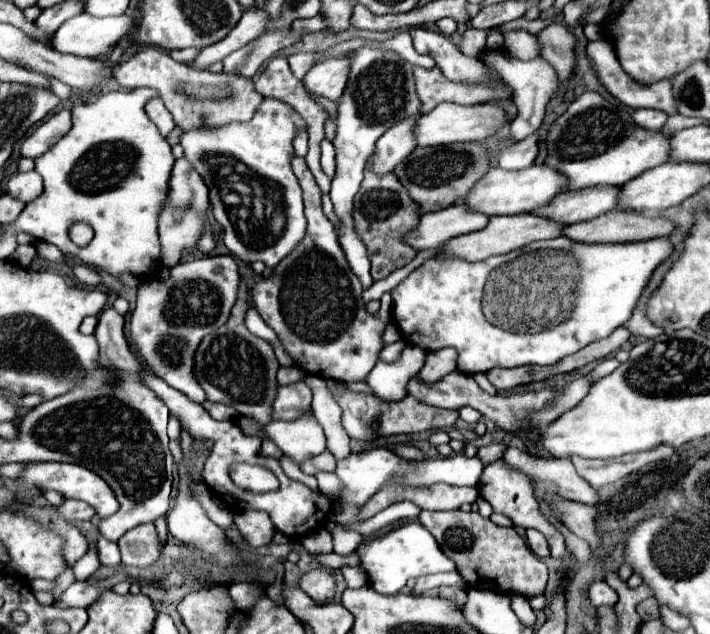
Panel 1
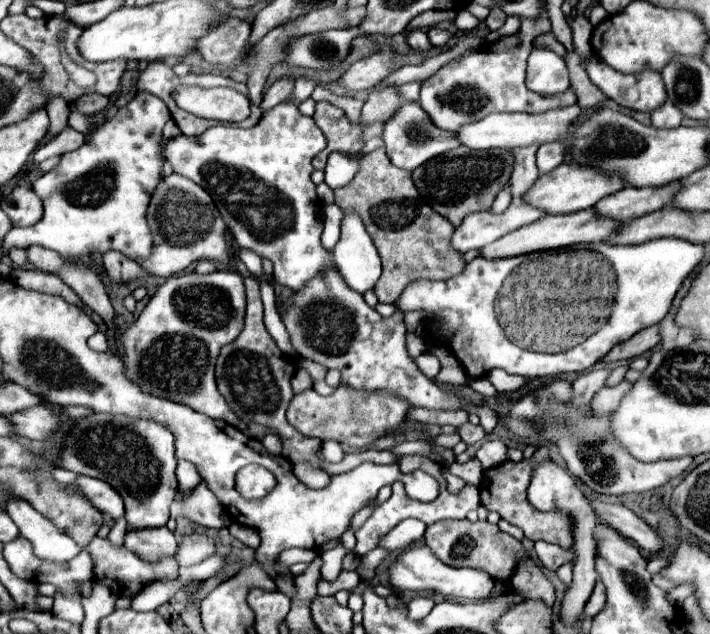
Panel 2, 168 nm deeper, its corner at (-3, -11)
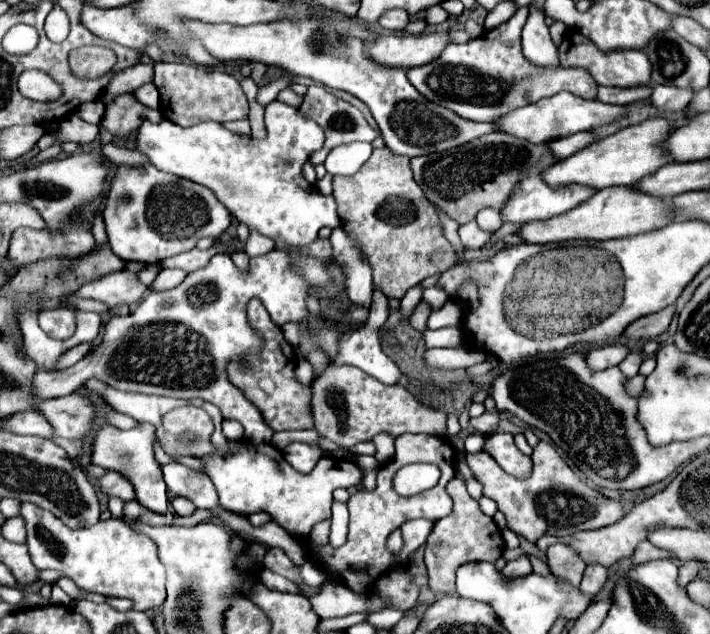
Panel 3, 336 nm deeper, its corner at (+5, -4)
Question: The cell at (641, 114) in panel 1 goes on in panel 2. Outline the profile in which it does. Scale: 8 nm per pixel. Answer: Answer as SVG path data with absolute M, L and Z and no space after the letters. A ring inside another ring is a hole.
M666 102L662 108L656 108L652 112L652 126L654 128L676 128L680 126L682 118L684 116L680 114L680 110L672 102Z

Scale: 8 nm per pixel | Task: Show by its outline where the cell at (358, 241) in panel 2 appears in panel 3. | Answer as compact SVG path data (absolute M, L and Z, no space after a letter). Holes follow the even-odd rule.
M336 227L330 235L330 243L334 247L334 259L344 267L346 277L346 295L352 305L370 309L372 305L372 271L368 261L362 257L360 249L350 241L342 227Z

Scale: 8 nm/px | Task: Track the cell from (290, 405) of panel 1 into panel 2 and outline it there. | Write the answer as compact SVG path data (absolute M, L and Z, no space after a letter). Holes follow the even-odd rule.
M340 384L334 394L320 396L316 390L308 388L300 394L294 394L290 400L286 418L288 422L308 438L320 440L336 440L350 448L362 448L372 440L380 438L380 434L392 426L404 422L404 414L408 410L408 402L402 398L392 398L386 392L358 392L350 386ZM330 406L330 414L328 414Z

